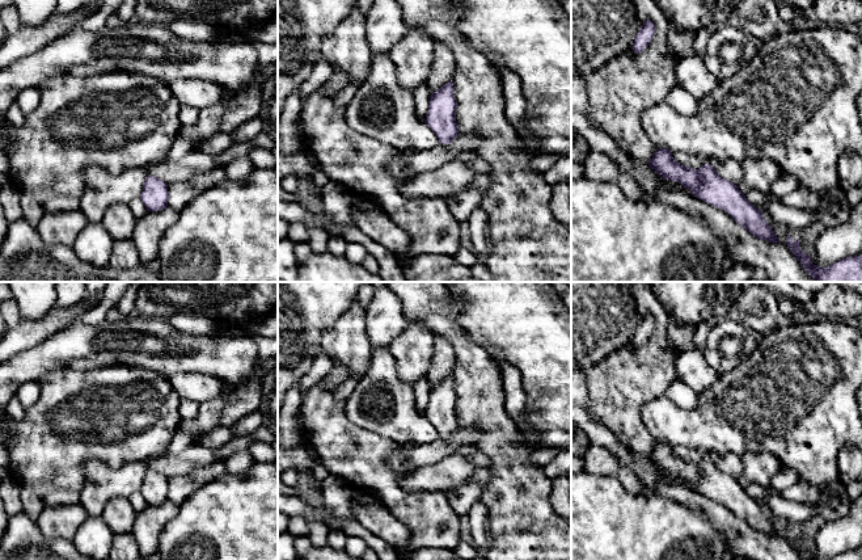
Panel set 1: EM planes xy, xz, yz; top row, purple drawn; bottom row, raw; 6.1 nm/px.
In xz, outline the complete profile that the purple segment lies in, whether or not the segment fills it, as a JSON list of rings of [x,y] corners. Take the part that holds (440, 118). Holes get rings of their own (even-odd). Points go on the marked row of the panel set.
[[[452,80],[431,93],[424,123],[434,131],[439,144],[449,144],[459,135],[456,108],[457,102]]]

